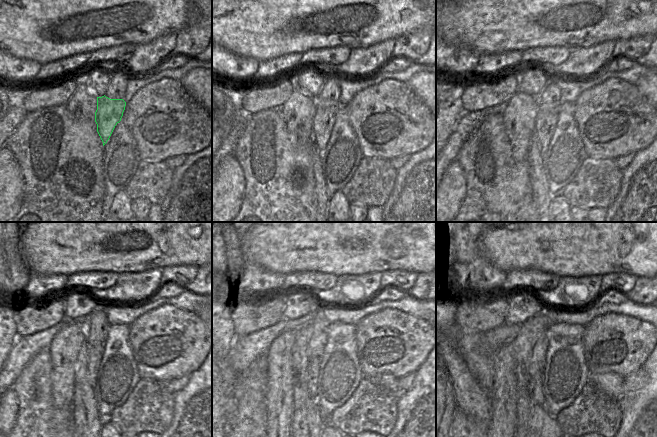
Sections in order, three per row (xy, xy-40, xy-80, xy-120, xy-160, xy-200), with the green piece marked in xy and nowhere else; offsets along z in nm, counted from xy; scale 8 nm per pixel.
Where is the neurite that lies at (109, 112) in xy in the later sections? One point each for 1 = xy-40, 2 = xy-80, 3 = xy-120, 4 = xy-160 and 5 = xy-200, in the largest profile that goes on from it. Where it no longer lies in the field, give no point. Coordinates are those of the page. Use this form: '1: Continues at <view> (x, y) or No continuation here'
1: Continues at xy-40 (324, 118)
2: Continues at xy-80 (545, 121)
3: Continues at xy-120 (89, 357)
4: Continues at xy-160 (315, 362)
5: Continues at xy-200 (534, 391).

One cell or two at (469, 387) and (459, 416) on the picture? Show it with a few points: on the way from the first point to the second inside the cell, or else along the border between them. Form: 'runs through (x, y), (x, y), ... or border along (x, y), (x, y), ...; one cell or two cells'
border along (456, 407), (467, 416); two cells

